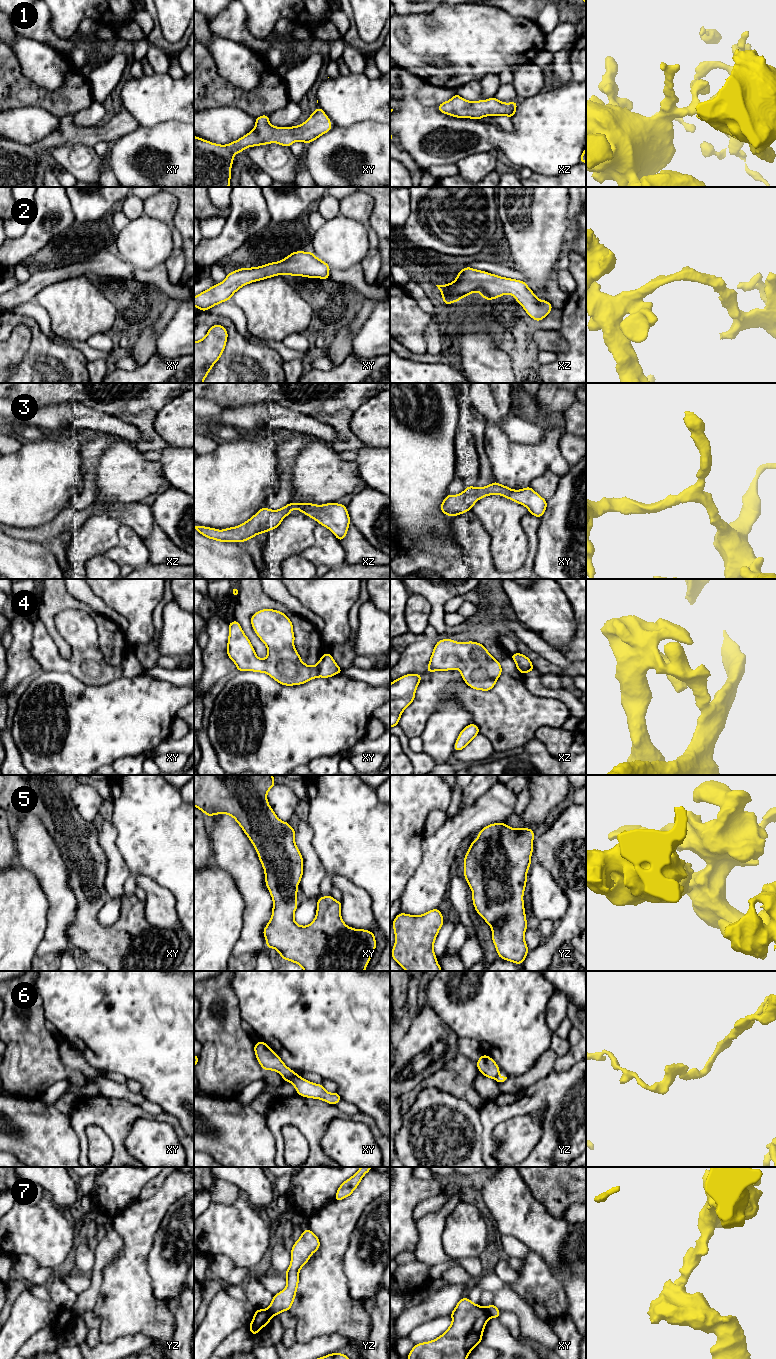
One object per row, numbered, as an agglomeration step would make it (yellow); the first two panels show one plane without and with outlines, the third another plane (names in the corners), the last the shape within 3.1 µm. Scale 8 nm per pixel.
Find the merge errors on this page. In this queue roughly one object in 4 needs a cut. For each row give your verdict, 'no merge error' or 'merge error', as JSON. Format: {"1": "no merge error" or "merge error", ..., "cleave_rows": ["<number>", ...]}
{"1": "no merge error", "2": "no merge error", "3": "no merge error", "4": "no merge error", "5": "no merge error", "6": "merge error", "7": "merge error", "cleave_rows": ["6", "7"]}

